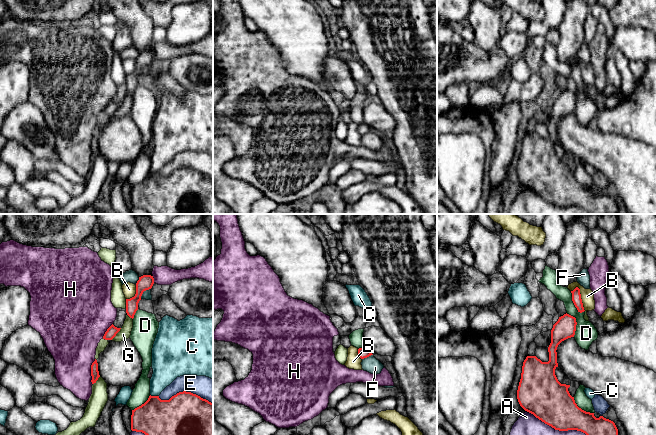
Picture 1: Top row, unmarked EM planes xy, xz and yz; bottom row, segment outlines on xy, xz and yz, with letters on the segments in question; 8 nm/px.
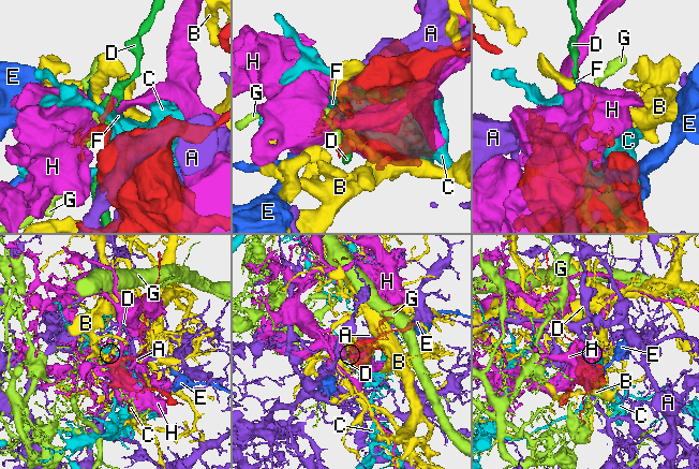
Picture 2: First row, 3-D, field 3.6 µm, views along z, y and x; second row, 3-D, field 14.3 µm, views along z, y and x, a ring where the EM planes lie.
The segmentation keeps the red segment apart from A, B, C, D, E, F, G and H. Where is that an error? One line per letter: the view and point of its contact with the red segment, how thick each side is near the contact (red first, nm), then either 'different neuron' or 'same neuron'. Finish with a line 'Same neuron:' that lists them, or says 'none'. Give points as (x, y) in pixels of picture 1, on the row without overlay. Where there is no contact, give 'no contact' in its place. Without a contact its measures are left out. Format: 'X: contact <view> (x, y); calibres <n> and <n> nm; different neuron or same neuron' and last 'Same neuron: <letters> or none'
A: contact yz (559, 206); calibres 340 and 320 nm; different neuron
B: contact yz (580, 74); calibres 80 and 110 nm; different neuron
C: contact xy (154, 172); calibres 380 and 220 nm; different neuron
D: contact yz (576, 99); calibres 170 and 170 nm; different neuron
E: contact xy (185, 167); calibres 460 and 180 nm; different neuron
F: contact xy (143, 67); calibres 120 and 70 nm; different neuron
G: contact xy (116, 109); calibres 90 and 90 nm; different neuron
H: contact xy (91, 148); calibres 70 and 360 nm; different neuron
Same neuron: none

